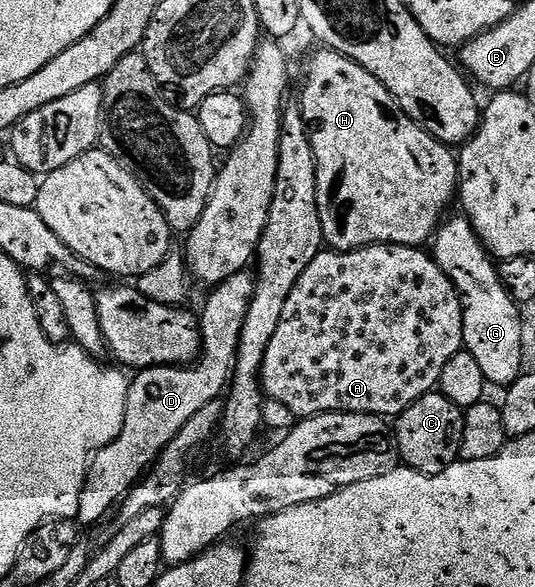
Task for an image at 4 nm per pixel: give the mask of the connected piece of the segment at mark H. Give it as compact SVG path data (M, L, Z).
M317 48L309 58L309 67L305 70L305 87L301 90L301 103L299 109L310 127L317 126L317 131L312 131L313 158L317 162L317 203L319 204L319 220L323 224L324 245L330 250L362 250L364 246L416 246L424 247L436 235L443 219L450 213L449 205L454 205L459 194L459 175L457 172L458 155L435 136L431 136L415 120L403 112L403 108L379 84L367 68L355 64L347 56L328 48Z

